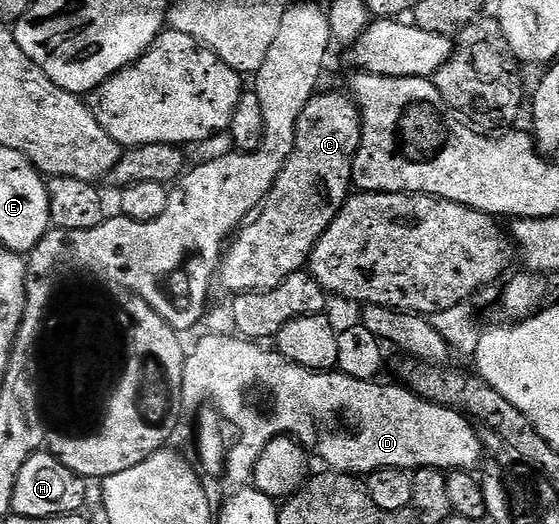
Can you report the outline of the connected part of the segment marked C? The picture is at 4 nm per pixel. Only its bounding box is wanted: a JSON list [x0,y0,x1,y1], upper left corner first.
[216,91,361,294]

